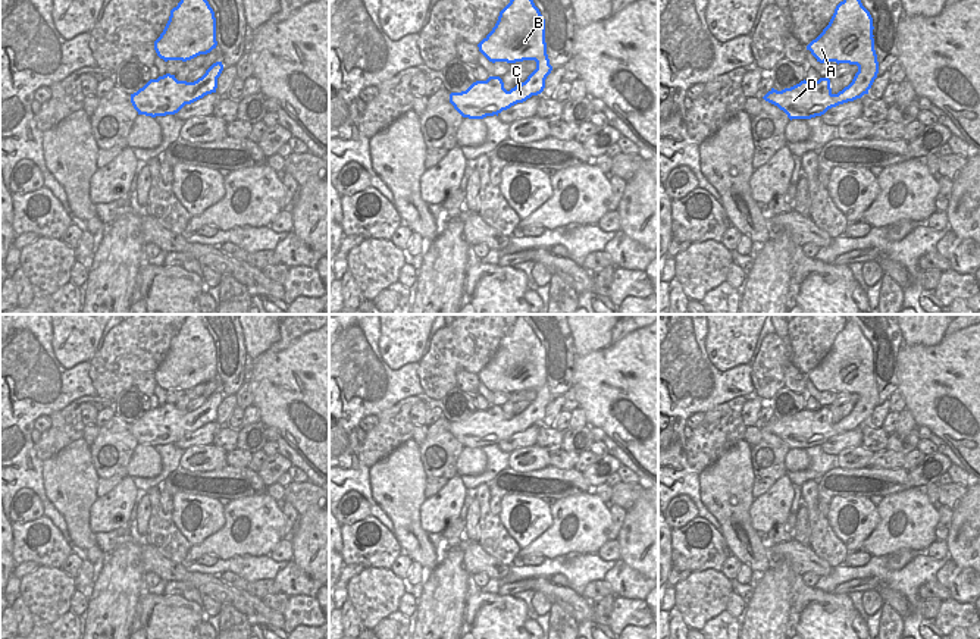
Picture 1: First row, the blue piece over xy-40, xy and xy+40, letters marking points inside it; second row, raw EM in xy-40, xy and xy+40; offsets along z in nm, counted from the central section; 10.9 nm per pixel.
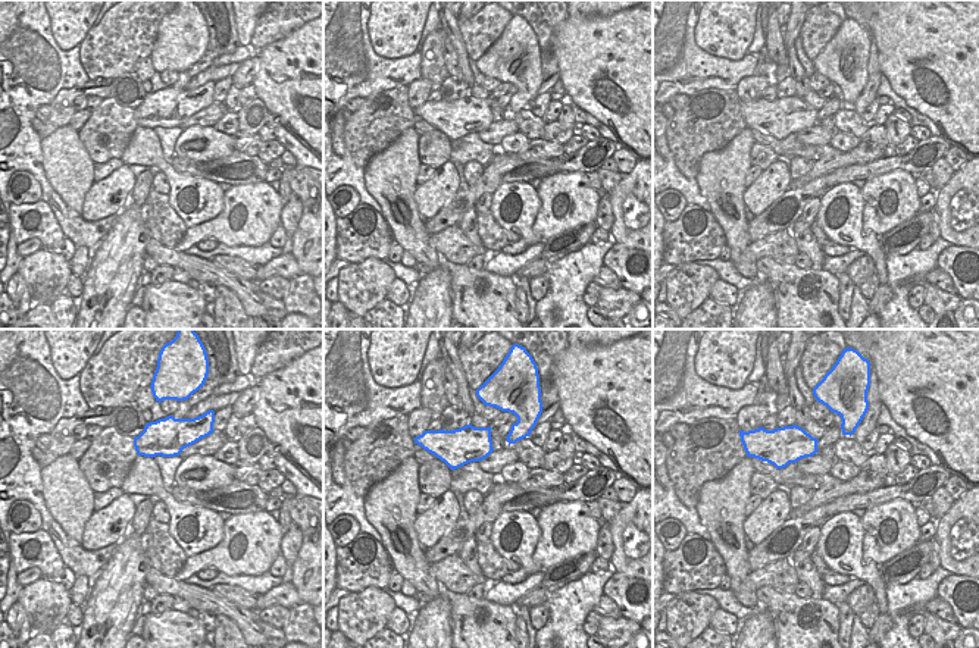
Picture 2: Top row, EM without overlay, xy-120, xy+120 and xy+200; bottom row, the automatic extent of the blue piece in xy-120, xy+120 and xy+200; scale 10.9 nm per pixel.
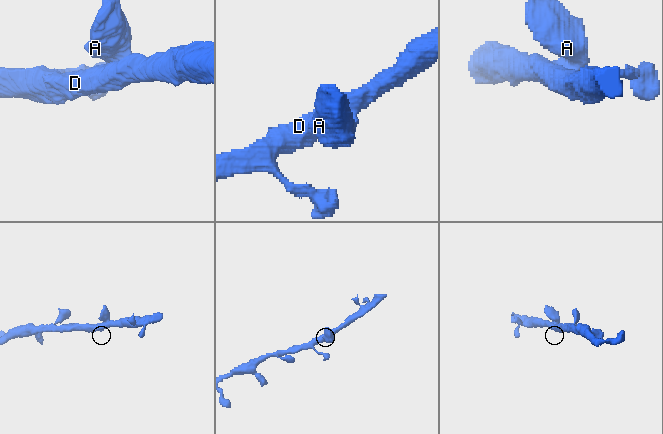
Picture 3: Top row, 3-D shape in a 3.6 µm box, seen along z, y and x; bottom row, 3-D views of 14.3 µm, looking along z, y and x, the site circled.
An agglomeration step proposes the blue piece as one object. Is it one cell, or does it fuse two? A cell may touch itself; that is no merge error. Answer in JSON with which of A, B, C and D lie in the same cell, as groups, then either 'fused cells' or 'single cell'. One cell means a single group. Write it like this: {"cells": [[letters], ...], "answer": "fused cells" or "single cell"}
{"cells": [["A", "B", "C", "D"]], "answer": "single cell"}

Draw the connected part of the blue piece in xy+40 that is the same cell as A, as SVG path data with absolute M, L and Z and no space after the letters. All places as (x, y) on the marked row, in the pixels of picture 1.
M861 0L840 1L829 25L807 46L807 50L820 63L857 65L858 72L852 82L833 94L829 78L814 82L804 79L782 91L771 88L763 98L777 106L792 120L821 116L832 107L868 94L879 73L873 29L873 18Z

